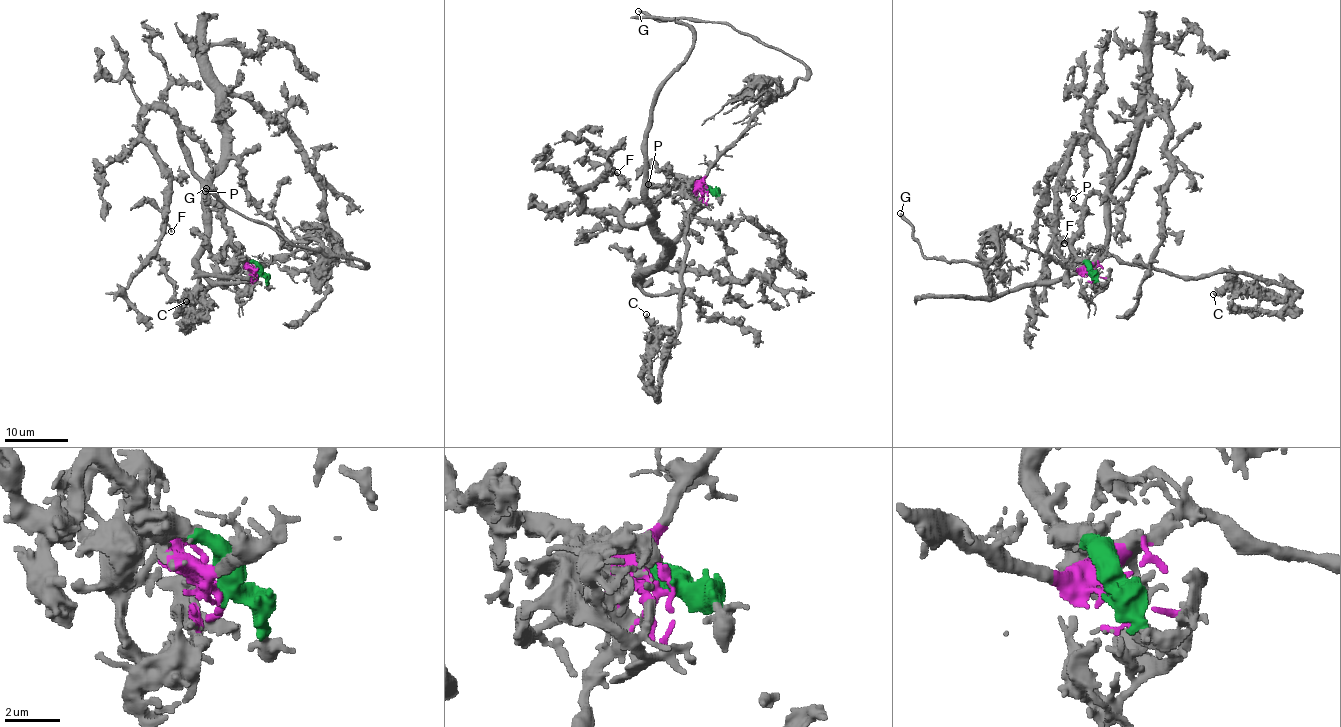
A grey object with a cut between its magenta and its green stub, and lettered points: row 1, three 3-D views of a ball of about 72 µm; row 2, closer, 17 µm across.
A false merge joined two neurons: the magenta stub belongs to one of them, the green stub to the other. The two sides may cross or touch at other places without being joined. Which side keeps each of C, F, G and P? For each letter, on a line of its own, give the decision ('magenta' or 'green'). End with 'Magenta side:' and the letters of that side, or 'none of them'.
C: magenta
F: green
G: magenta
P: green
Magenta side: C, G

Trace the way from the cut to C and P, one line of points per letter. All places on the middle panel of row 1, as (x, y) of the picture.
C: (708, 191), (687, 215), (675, 343), (656, 387), (643, 382), (648, 336), (653, 332), (653, 322), (647, 314)
P: (708, 191), (689, 178), (678, 176), (666, 189), (648, 185)

